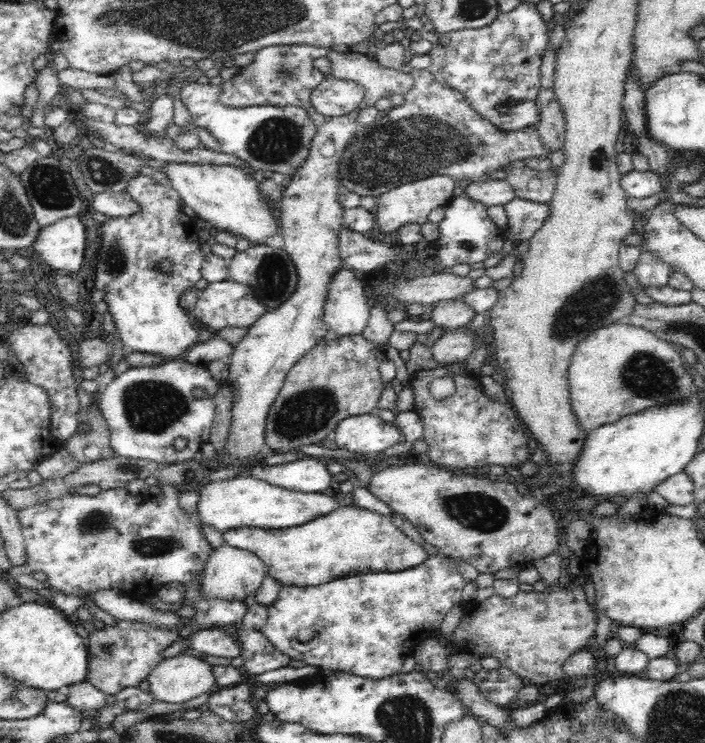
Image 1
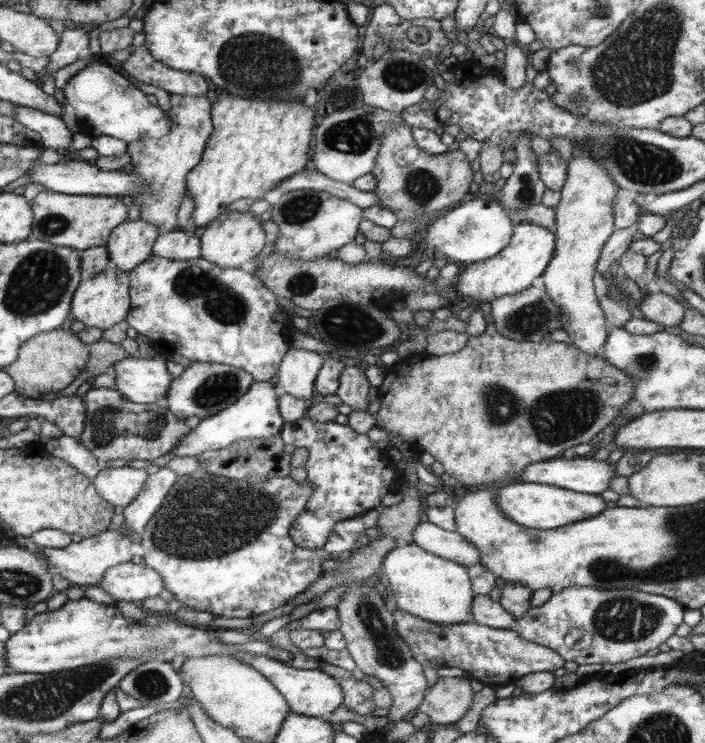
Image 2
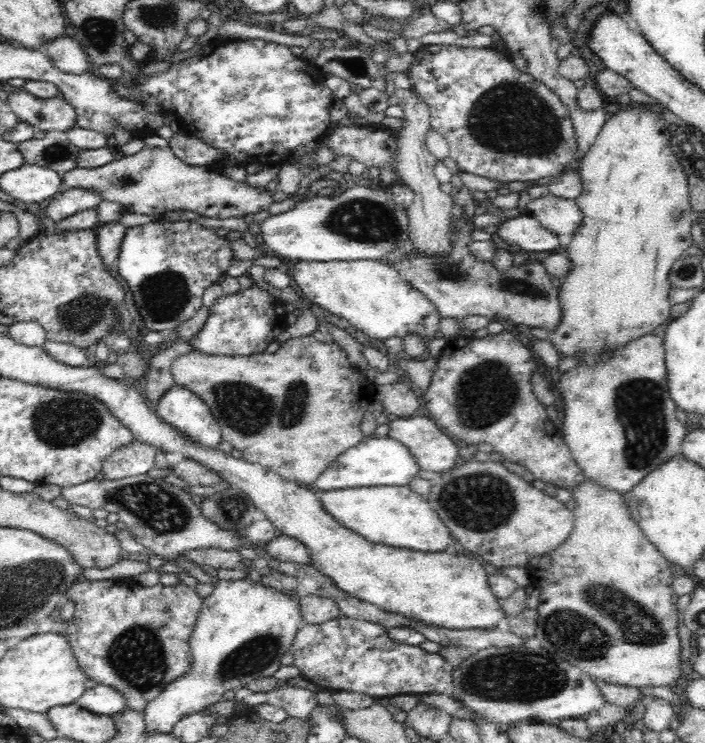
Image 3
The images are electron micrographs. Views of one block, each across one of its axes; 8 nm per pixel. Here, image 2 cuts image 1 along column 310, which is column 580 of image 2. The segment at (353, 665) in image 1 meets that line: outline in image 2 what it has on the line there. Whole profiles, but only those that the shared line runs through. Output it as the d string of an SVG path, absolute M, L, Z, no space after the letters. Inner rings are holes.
M571 586L564 590L555 591L548 602L531 609L517 620L520 636L536 644L551 648L568 662L576 664L616 664L626 662L637 656L644 656L648 650L662 647L670 636L674 636L674 628L682 624L682 616L686 606L672 597L647 593L638 588L623 588L616 590L592 587Z

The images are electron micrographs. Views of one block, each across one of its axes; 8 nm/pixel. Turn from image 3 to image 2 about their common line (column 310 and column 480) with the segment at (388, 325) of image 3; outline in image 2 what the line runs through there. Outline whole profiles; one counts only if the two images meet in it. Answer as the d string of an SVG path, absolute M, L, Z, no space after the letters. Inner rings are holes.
M520 223L511 242L492 259L470 263L456 276L456 290L472 298L473 302L491 302L501 296L516 294L532 287L532 282L542 276L555 255L555 233L542 225Z

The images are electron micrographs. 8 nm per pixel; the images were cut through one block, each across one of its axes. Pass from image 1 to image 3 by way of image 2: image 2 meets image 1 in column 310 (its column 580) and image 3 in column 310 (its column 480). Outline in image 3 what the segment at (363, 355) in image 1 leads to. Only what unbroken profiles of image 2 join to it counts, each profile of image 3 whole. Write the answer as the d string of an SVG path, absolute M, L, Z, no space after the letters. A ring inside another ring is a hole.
M314 335L290 338L280 344L280 348L274 353L254 353L250 356L214 356L213 353L190 351L171 361L170 372L174 377L174 383L198 395L206 406L210 407L213 416L222 426L222 439L232 443L234 449L242 452L242 460L248 464L258 464L270 471L276 472L285 480L296 481L301 485L314 484L318 478L329 468L348 448L353 448L365 440L362 432L362 419L367 406L375 400L375 384L368 381L363 372L354 368L348 359L348 355L337 343L324 343L318 341Z

